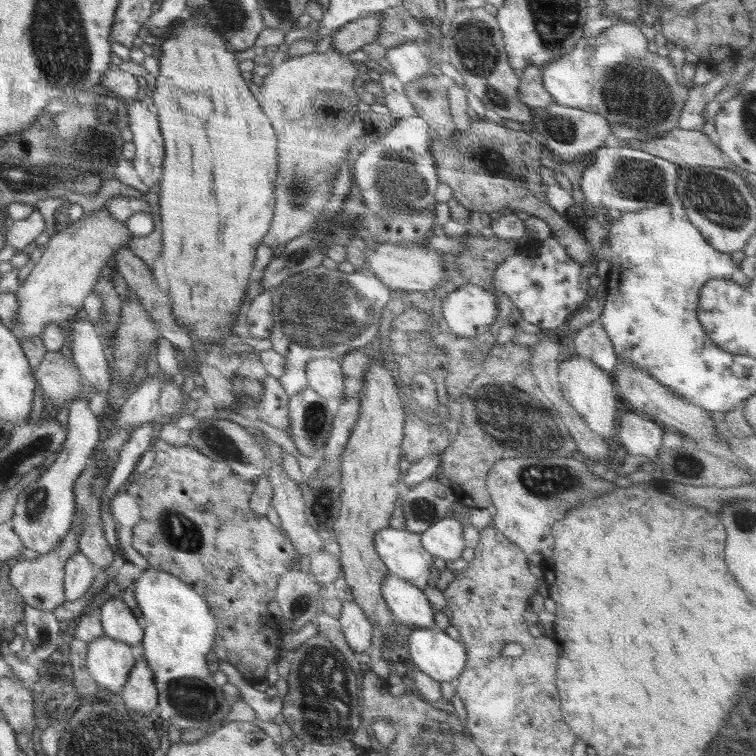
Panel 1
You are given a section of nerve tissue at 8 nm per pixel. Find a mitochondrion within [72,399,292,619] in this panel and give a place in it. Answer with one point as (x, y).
(182, 533)

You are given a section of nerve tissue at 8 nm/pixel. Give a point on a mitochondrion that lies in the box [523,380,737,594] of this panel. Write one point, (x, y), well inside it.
(686, 465)

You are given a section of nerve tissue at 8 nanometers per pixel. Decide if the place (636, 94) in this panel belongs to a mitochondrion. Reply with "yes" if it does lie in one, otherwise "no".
yes

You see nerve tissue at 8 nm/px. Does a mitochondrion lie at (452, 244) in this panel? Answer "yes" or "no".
no

